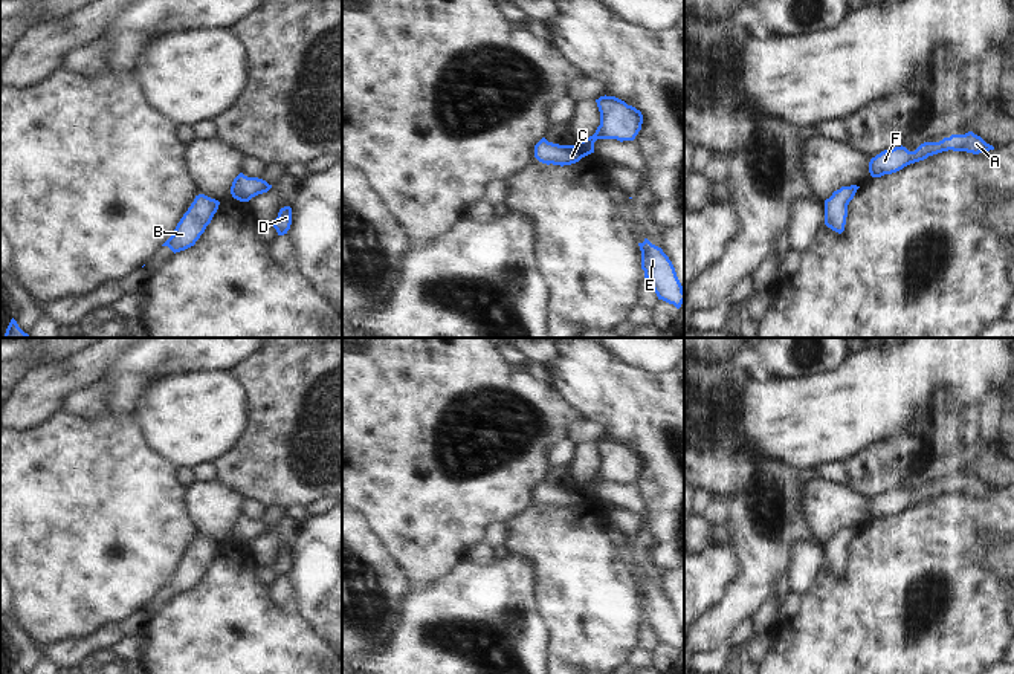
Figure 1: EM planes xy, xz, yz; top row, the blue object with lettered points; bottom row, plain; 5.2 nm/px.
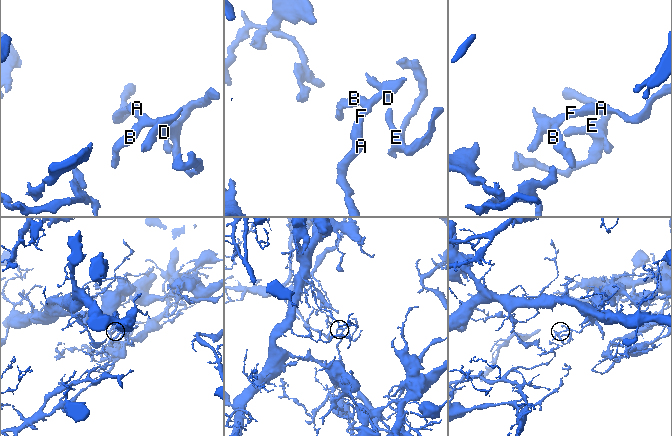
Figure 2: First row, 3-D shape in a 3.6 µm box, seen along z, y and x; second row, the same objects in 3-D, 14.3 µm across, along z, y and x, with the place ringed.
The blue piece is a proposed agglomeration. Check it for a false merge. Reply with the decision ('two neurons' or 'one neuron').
one neuron

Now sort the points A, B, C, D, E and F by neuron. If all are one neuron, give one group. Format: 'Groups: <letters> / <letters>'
Groups: A B C D E F

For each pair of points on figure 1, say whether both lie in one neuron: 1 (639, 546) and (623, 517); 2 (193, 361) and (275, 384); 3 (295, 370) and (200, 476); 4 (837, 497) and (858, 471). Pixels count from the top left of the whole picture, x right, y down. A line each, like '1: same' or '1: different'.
1: different
2: different
3: different
4: different

